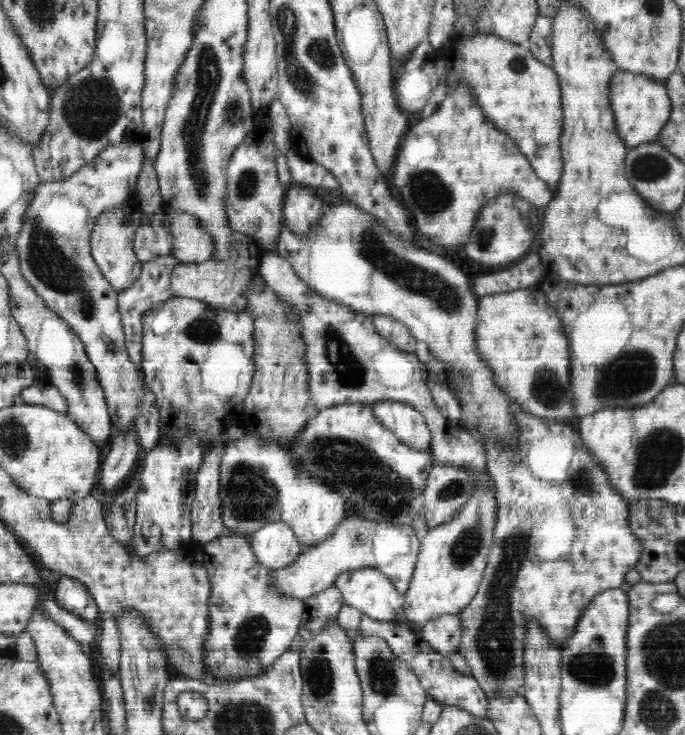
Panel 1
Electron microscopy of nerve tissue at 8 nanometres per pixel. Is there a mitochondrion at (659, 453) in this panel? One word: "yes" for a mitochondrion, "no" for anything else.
yes

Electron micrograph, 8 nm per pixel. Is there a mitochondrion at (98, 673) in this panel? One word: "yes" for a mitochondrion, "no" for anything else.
no

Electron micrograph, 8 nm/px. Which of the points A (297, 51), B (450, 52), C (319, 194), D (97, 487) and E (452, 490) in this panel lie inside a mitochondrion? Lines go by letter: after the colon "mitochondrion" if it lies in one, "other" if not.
A: mitochondrion
B: other
C: other
D: other
E: mitochondrion

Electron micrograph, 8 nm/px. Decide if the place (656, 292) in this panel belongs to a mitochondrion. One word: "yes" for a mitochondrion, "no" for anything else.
no

